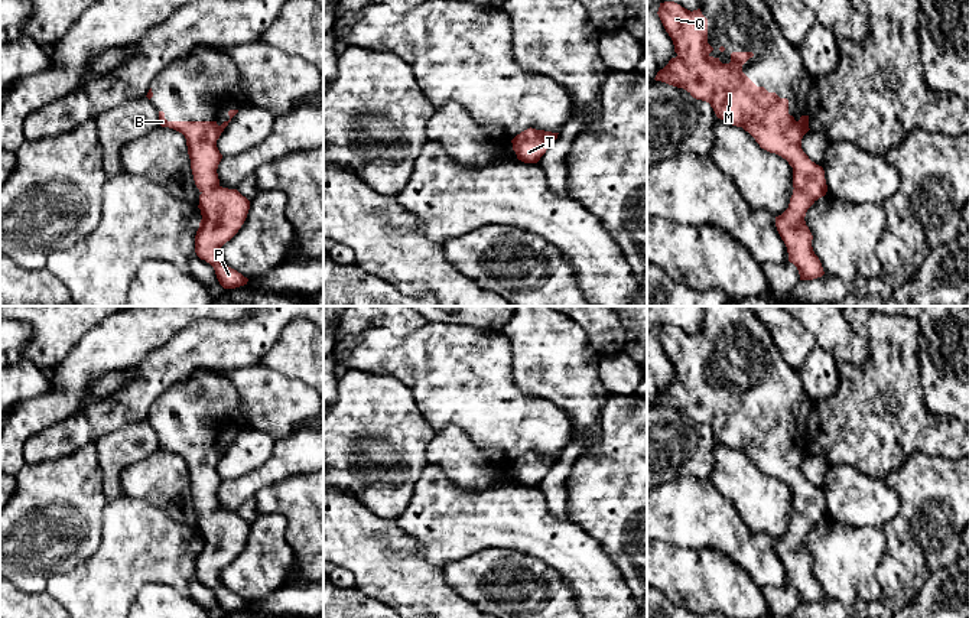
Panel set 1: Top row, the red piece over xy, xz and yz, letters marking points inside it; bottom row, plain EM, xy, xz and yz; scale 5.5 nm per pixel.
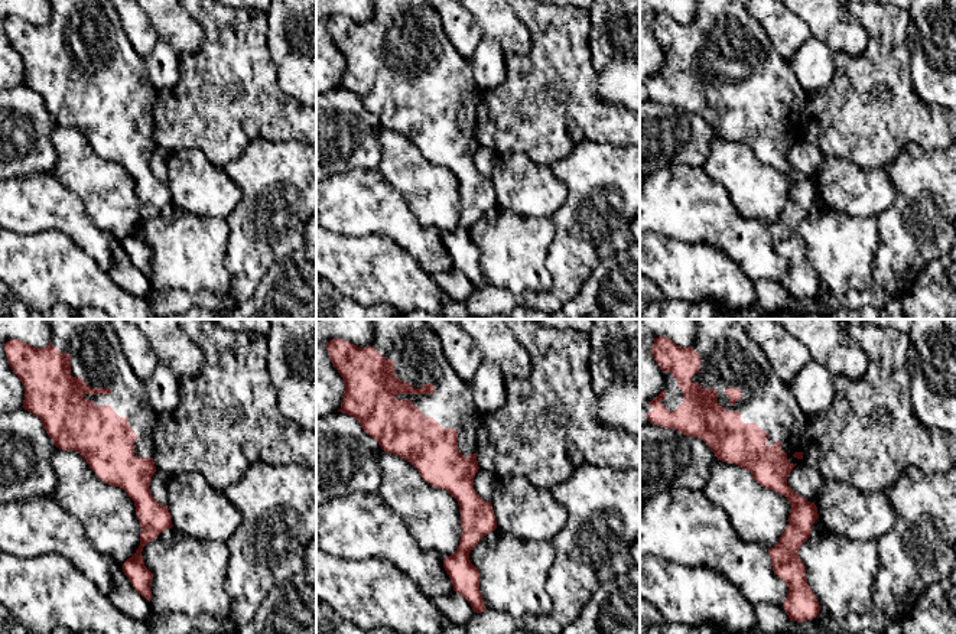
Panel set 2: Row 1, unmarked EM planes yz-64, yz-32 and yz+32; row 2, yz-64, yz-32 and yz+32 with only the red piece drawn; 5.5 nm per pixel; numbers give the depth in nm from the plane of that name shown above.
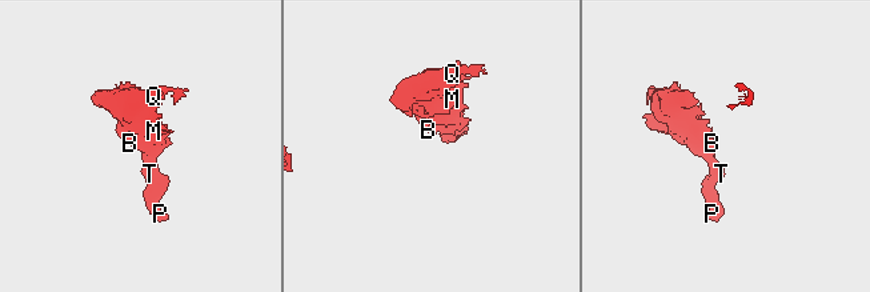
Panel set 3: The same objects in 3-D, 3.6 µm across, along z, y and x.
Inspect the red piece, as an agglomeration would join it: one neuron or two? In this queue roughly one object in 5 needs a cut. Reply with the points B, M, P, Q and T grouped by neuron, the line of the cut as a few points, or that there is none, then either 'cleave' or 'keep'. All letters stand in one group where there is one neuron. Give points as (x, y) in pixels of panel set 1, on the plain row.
B M P Q T; no cut; keep

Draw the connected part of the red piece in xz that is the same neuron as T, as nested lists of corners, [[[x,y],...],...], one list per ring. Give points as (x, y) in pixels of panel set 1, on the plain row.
[[[527,452],[517,458],[511,466],[517,482],[524,487],[537,487],[559,456]]]

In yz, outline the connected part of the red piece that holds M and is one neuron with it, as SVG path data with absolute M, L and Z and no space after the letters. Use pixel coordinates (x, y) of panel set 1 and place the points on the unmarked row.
M664 325L657 338L677 380L654 403L683 412L693 422L709 426L718 442L742 451L761 472L788 485L794 513L788 531L775 540L775 550L800 604L822 601L825 595L813 575L813 559L804 540L826 518L827 508L823 491L812 485L801 472L801 462L810 453L809 439L796 445L788 438L787 422L757 410L742 396L742 388L754 380L752 375L732 375L729 387L711 380L713 371L708 367L708 342L700 332L690 335L674 325Z

